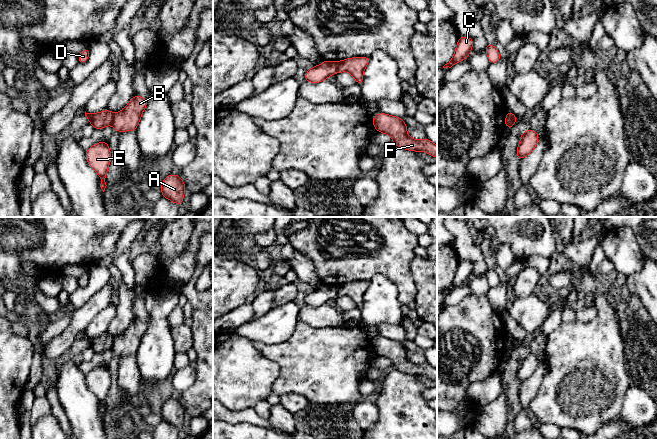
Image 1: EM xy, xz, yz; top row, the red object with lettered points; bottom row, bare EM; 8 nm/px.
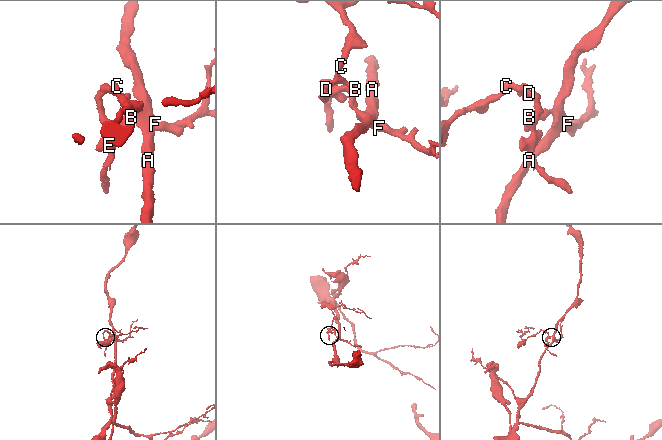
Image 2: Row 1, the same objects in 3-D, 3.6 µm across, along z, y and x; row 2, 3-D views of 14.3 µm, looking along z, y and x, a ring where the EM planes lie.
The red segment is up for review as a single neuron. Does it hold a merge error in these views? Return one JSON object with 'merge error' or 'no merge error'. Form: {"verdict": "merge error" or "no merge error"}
{"verdict": "merge error"}

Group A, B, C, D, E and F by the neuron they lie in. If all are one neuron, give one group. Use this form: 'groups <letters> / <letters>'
groups A B F / C D E

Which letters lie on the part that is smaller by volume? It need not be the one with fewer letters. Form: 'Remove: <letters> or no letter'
Remove: C, D, E

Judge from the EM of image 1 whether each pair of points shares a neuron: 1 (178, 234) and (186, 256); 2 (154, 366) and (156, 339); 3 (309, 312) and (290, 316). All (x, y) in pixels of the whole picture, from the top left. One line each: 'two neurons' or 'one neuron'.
1: two neurons
2: one neuron
3: two neurons

